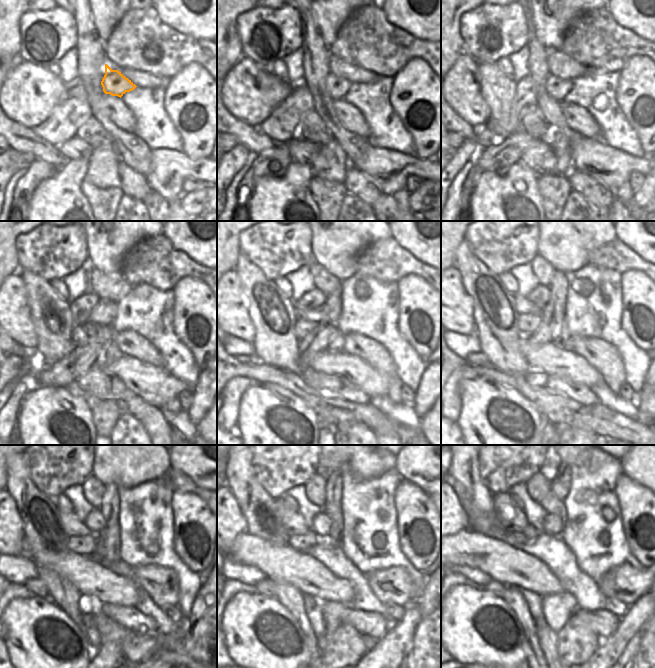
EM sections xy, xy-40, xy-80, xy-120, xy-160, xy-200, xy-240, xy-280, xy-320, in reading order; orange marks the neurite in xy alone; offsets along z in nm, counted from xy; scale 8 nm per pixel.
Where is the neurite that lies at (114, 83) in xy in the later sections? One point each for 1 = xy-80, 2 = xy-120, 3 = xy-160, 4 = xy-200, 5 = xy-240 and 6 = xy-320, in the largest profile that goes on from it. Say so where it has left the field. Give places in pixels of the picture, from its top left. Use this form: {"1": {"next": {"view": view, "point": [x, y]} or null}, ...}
{"1": {"next": {"view": "xy-80", "point": [558, 88]}}, "2": {"next": {"view": "xy-120", "point": [103, 314]}}, "3": {"next": {"view": "xy-160", "point": [318, 314]}}, "4": {"next": {"view": "xy-200", "point": [523, 304]}}, "5": {"next": {"view": "xy-240", "point": [72, 526]}}, "6": {"next": {"view": "xy-320", "point": [510, 516]}}}

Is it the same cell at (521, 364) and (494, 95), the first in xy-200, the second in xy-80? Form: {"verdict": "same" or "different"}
{"verdict": "same"}

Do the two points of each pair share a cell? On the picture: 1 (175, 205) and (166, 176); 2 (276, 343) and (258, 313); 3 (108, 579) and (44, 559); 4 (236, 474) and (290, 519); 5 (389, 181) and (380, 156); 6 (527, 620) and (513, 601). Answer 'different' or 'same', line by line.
1: different
2: same
3: same
4: different
5: same
6: same

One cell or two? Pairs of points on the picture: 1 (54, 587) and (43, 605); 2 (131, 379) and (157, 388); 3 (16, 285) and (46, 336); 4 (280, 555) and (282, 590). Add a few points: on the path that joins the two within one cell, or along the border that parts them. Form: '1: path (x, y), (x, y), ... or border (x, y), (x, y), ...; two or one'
1: border (48, 598), (54, 601), (66, 613); two
2: path (137, 379), (142, 379), (151, 384); one
3: border (23, 283), (26, 289), (30, 320), (34, 329); two
4: border (275, 581), (289, 583), (303, 593); two

